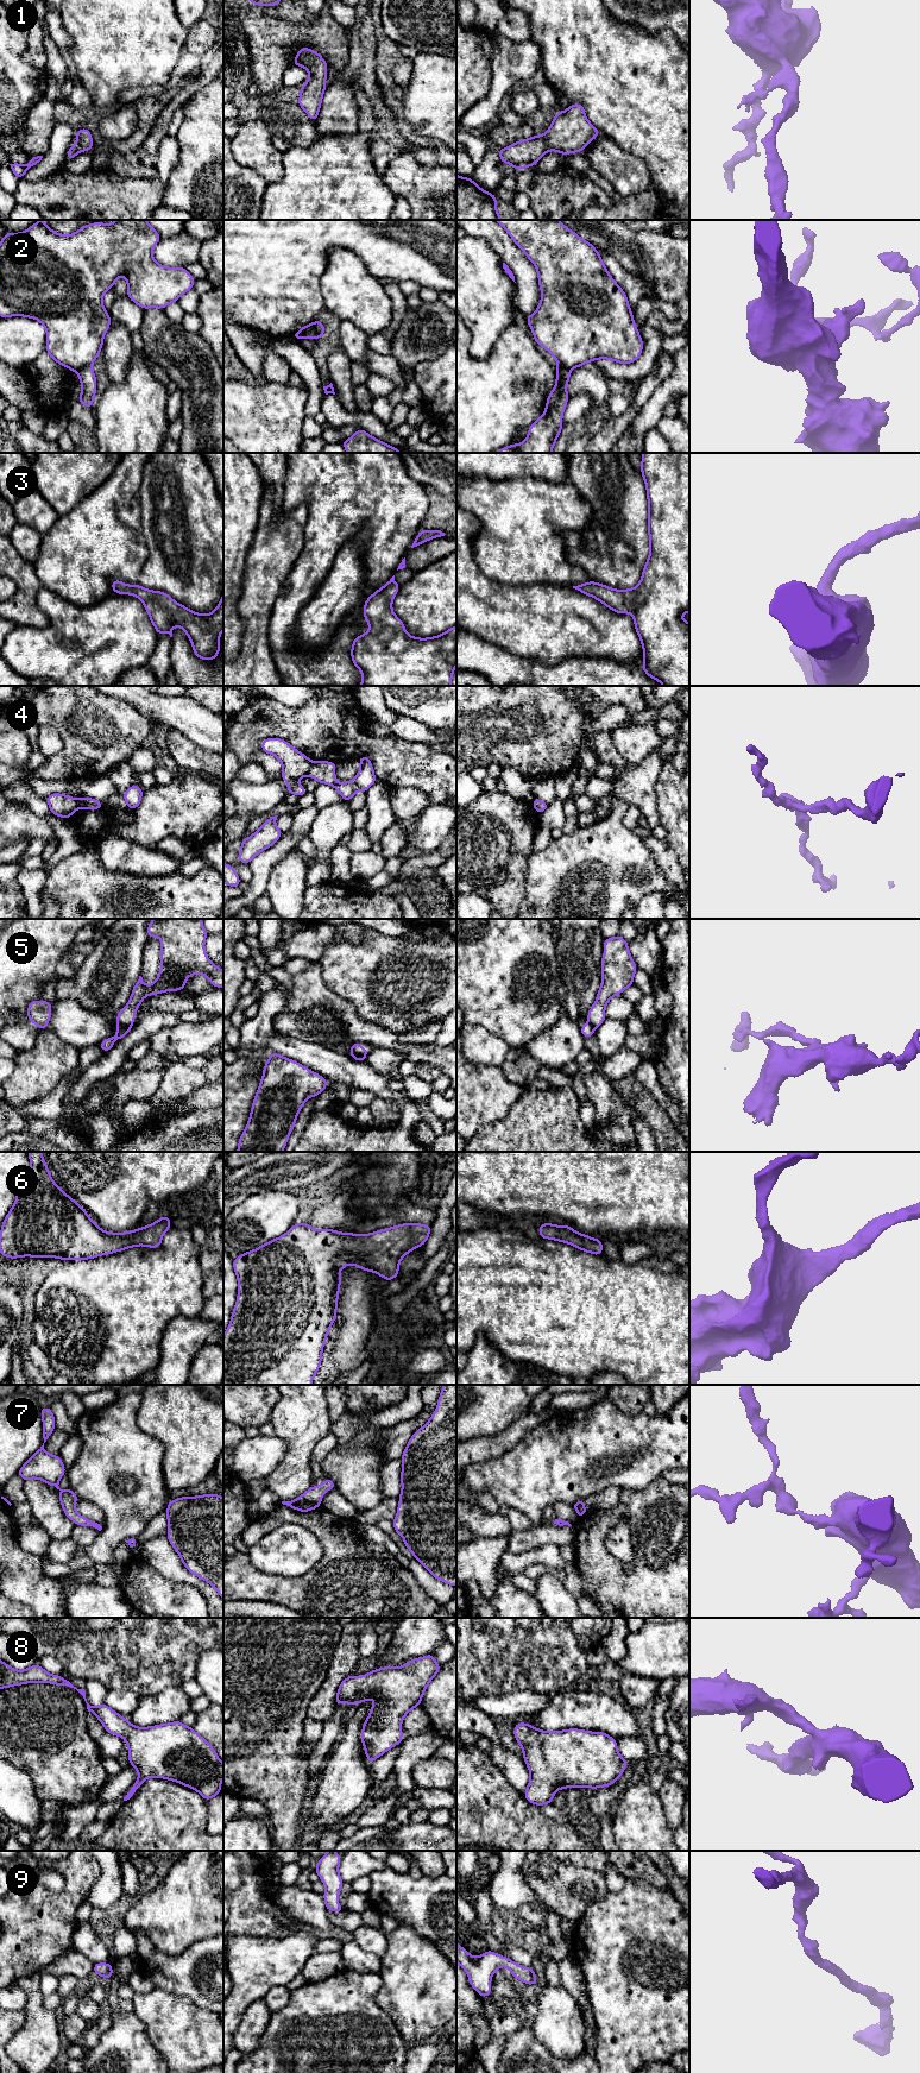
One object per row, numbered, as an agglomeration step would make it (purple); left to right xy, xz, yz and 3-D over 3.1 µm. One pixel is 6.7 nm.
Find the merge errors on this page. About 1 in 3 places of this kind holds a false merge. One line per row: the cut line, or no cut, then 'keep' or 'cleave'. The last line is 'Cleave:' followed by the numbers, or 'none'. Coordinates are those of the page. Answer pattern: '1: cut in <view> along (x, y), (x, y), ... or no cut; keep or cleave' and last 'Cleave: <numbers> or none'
1: no cut; keep
2: cut in xz along (312, 323), (320, 333), (323, 333); cleave
3: no cut; keep
4: cut in xz along (312, 762), (307, 774); cleave
5: cut in xy along (118, 1025), (131, 1026); cleave
6: no cut; keep
7: no cut; keep
8: no cut; keep
9: no cut; keep
Cleave: 2, 4, 5

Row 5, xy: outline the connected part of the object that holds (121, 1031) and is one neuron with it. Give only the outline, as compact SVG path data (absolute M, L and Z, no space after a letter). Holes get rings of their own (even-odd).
M116 1026L116 1035L105 1039L99 1047L103 1052L108 1052L114 1045L114 1040L121 1040L133 1028L133 1026Z

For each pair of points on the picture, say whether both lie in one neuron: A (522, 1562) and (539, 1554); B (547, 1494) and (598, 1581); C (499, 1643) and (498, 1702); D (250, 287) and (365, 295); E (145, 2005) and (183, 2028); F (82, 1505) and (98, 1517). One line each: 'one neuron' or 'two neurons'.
A: one neuron
B: two neurons
C: two neurons
D: two neurons
E: one neuron
F: one neuron

